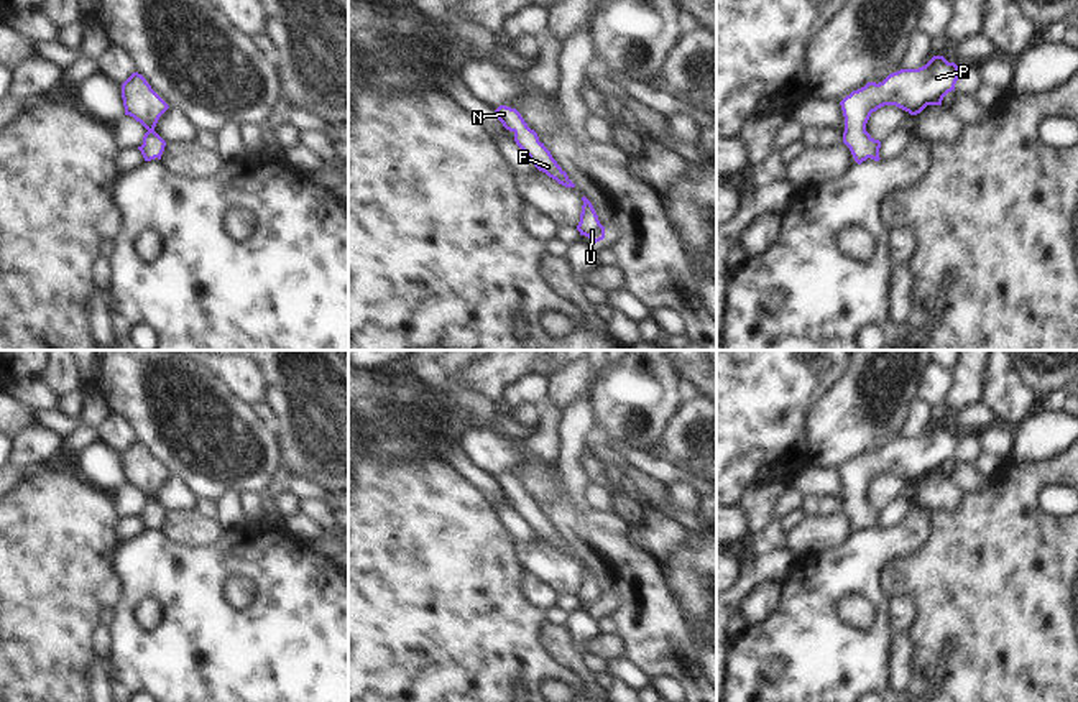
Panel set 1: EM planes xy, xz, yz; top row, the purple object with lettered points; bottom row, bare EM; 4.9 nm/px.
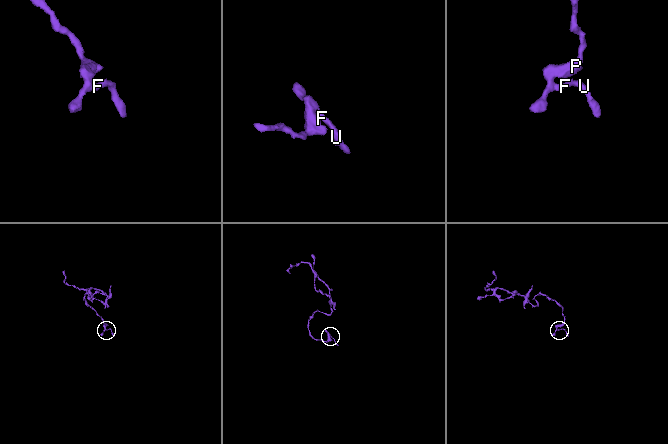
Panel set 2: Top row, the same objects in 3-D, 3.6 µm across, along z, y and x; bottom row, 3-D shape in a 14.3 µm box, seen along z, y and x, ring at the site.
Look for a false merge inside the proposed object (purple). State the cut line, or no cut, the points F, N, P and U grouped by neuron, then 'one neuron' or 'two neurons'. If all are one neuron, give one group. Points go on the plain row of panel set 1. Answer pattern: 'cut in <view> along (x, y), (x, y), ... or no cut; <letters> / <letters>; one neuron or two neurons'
no cut; F N P U; one neuron

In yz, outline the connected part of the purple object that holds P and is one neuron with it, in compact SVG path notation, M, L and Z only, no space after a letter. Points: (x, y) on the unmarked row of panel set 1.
M933 424L919 437L901 437L882 450L868 450L853 459L840 473L845 485L843 511L855 529L861 533L868 526L879 529L881 510L866 500L873 480L884 473L896 473L910 483L920 482L927 473L942 473L943 465L955 459L958 434L943 424Z

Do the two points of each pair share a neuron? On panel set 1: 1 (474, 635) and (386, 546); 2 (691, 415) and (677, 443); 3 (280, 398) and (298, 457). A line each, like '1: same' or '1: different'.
1: same
2: same
3: same

